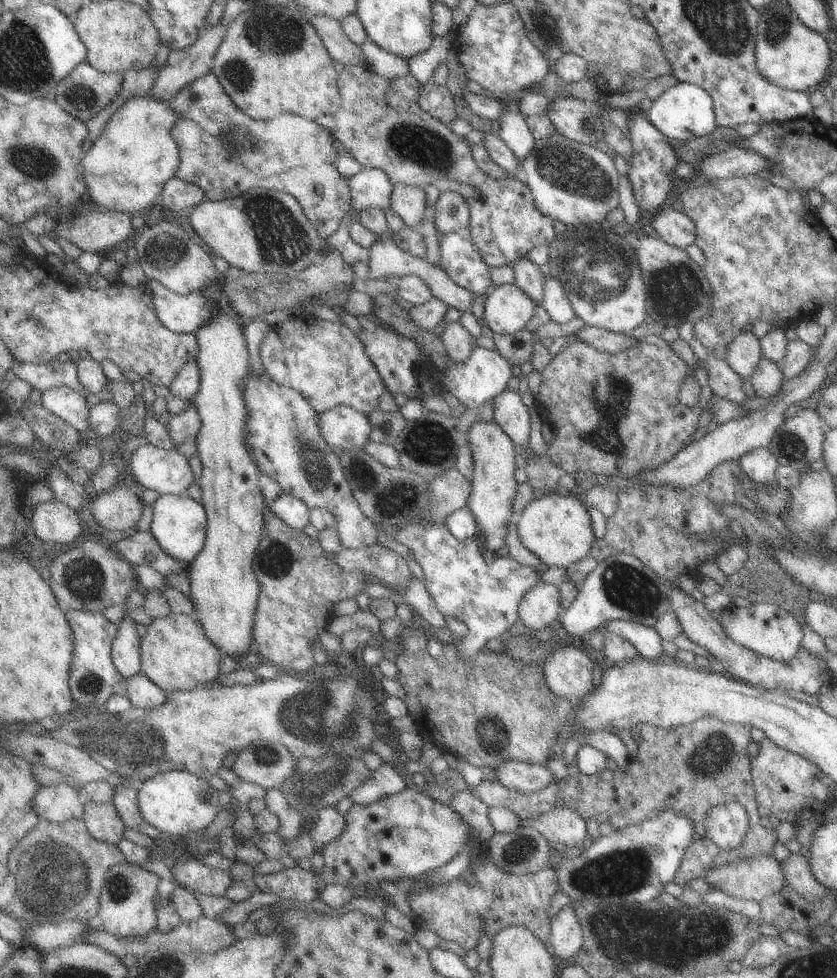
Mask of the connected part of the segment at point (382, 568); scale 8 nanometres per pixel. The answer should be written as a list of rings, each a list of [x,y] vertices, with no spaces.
[[[380,544],[355,550],[342,547],[334,560],[346,571],[375,575],[391,589],[403,590],[412,580],[410,566],[404,558]]]

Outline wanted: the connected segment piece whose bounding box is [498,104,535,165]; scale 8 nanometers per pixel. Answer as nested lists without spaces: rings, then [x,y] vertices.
[[[511,104],[506,112],[502,112],[500,120],[499,138],[507,148],[518,158],[520,165],[530,156],[534,148],[535,139],[525,122],[526,117],[518,108]]]

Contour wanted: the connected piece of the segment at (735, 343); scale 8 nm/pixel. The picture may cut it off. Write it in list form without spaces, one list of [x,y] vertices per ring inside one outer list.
[[[751,331],[738,334],[738,337],[728,344],[727,353],[726,363],[746,382],[756,372],[763,358],[759,339]]]

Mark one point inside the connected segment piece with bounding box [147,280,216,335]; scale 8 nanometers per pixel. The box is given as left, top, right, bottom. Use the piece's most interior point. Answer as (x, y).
(182, 313)

